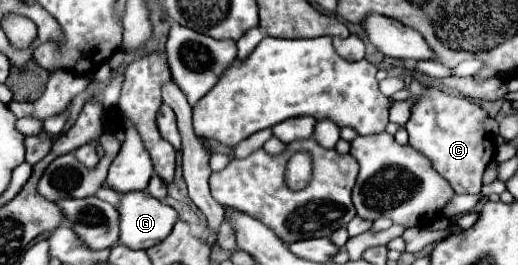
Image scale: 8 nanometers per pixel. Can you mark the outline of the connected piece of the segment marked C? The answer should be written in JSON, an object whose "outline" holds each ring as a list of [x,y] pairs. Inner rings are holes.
{"outline":[[[427,87],[423,95],[415,97],[405,129],[409,133],[409,145],[431,161],[433,169],[449,181],[455,193],[481,193],[481,175],[497,151],[495,137],[483,127],[487,117],[489,113],[477,101],[437,87]]]}

